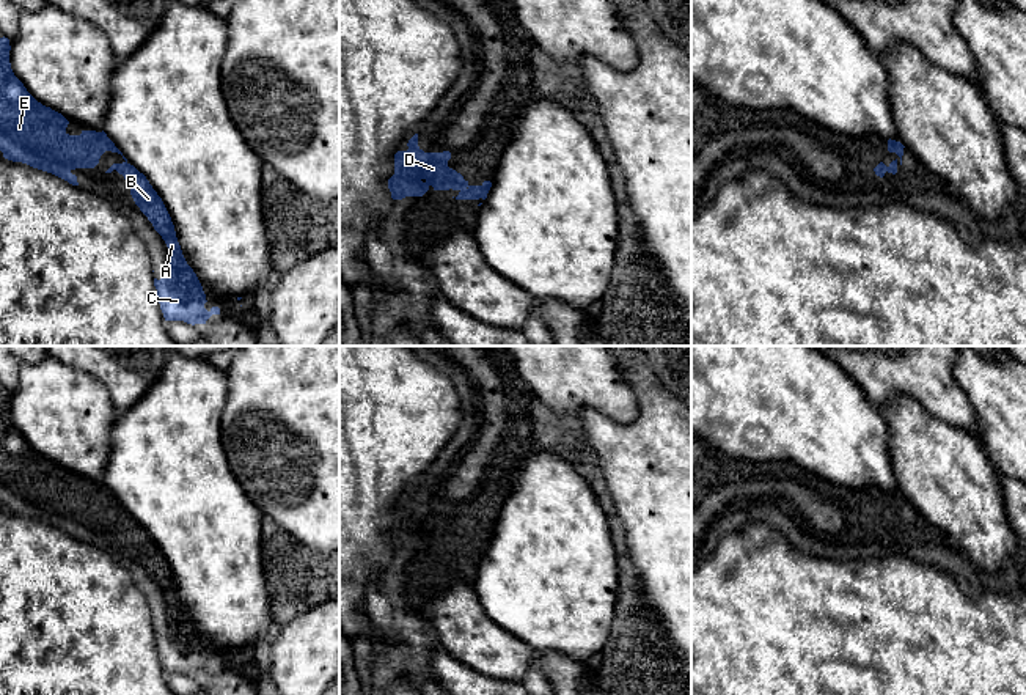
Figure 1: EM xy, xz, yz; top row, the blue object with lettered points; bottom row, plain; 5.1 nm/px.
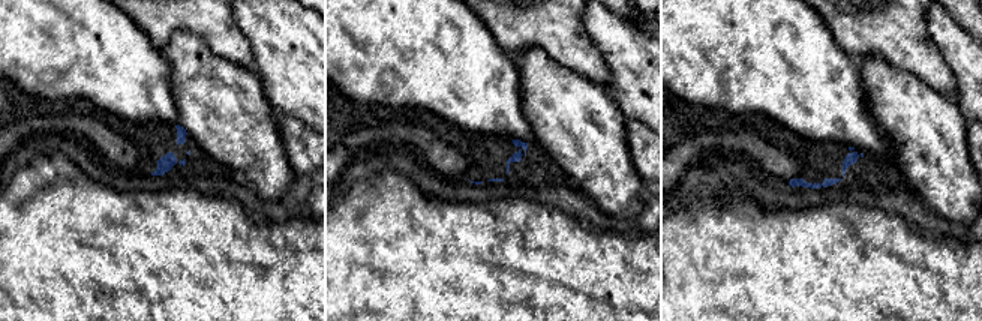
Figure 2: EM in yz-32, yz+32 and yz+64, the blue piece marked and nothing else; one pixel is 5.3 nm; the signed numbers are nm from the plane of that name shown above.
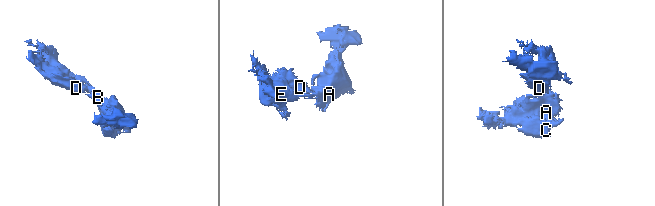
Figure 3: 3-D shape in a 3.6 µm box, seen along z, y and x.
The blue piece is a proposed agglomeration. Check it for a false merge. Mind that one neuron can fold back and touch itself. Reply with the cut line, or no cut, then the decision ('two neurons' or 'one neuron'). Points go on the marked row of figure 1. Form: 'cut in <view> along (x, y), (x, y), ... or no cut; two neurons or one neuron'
no cut; one neuron

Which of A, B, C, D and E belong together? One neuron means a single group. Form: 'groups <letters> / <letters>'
groups A B C D E

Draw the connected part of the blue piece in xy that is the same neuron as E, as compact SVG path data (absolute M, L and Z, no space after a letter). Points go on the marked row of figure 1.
M0 38L0 151L5 159L79 186L72 170L94 168L105 151L123 156L104 131L69 135L69 121L38 102L14 75L9 50L9 39Z

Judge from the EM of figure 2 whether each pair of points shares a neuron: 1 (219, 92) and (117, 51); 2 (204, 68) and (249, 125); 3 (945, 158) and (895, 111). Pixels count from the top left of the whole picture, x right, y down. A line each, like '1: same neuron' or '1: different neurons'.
1: different neurons
2: same neuron
3: same neuron

